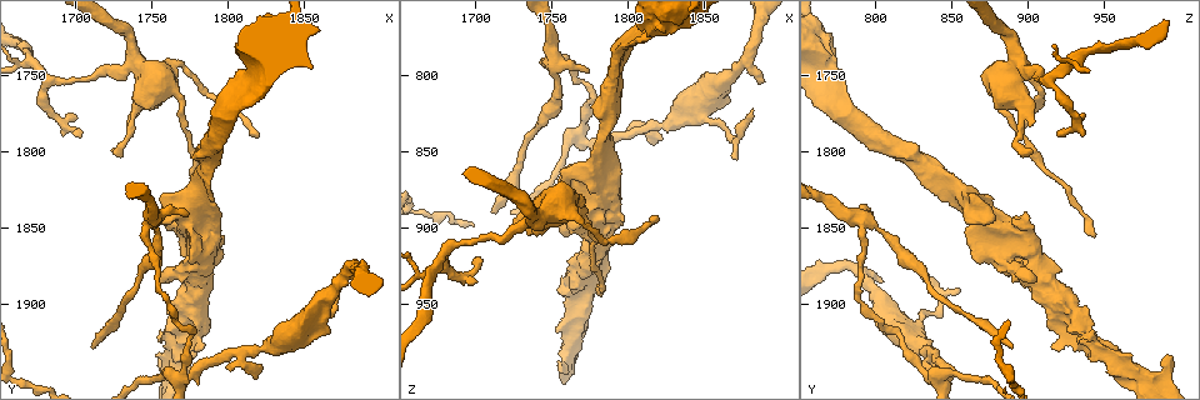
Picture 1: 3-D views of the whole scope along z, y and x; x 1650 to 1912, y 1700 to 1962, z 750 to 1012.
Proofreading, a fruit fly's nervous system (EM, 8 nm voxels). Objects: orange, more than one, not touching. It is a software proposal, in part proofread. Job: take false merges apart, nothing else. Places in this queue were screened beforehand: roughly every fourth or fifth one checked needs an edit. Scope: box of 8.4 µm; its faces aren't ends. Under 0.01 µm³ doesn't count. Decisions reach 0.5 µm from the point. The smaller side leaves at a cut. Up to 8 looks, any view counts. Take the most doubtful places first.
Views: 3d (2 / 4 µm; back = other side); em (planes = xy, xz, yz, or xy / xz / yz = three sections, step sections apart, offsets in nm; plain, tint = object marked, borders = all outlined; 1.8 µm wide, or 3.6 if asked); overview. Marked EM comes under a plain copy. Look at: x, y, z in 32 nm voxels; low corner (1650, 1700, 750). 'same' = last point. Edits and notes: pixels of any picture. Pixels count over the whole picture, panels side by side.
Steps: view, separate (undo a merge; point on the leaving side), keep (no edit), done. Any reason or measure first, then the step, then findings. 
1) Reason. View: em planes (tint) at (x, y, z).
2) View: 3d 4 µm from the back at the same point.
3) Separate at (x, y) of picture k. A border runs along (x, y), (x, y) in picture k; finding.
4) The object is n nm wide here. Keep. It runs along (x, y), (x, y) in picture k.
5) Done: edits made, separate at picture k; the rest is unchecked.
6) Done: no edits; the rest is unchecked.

Thick turns thin. View: em yz step 4 (tint) at (1746, 1844, 792).

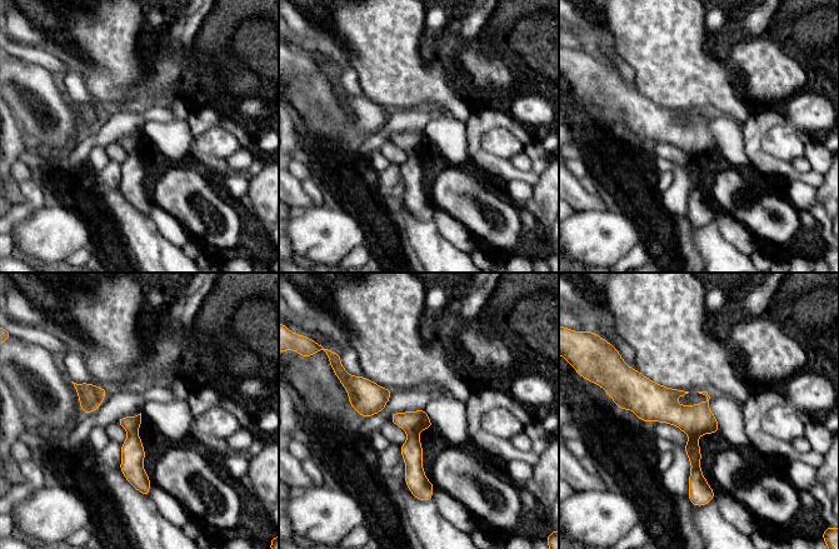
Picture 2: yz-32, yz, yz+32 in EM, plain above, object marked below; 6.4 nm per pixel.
Separate at (410, 422) of picture 2. A second neuron is stuck on.

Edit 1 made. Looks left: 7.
Arms part here. View: em planes (tint) at (1814, 1932, 832).

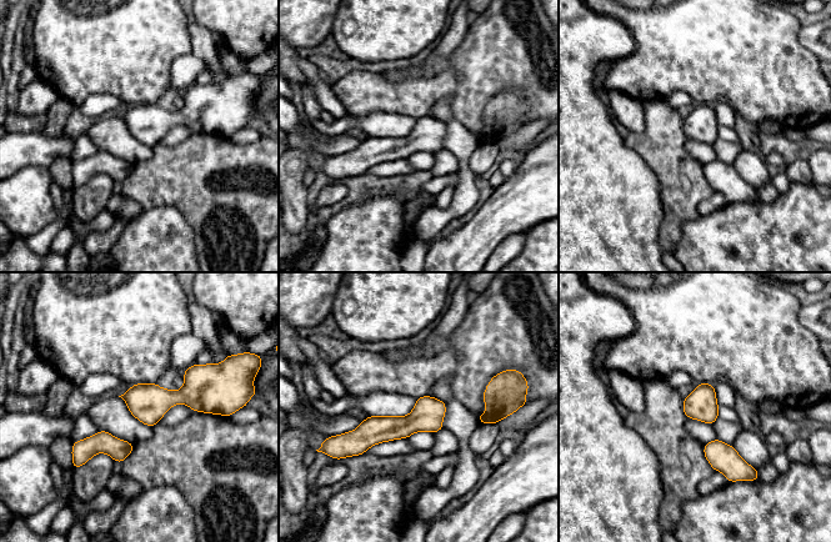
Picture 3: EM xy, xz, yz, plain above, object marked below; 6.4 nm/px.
Keep. It runs along (442, 407), (409, 425), (349, 438) in picture 3; all the same neuron.

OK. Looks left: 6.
Thick turns thin. View: em xy step 4 (tint) at (1768, 1766, 882).

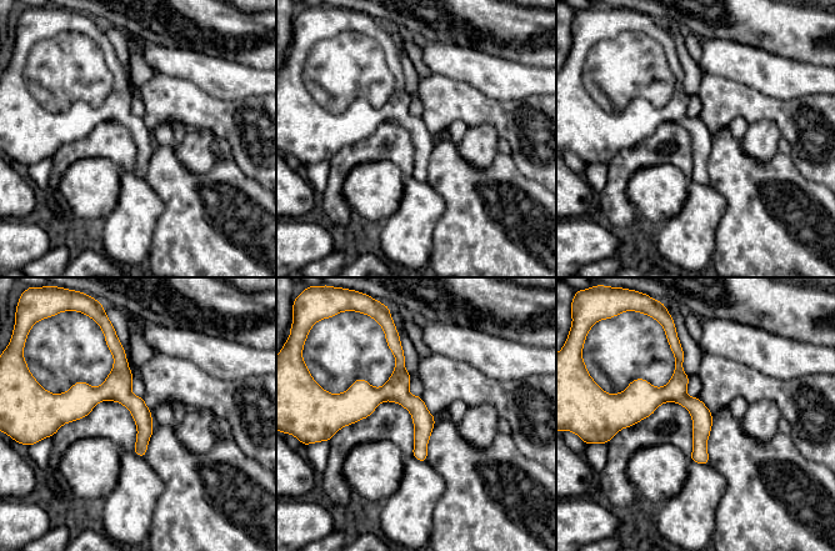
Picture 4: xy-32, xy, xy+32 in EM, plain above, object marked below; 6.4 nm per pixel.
View: em planes (tint) at the same point.

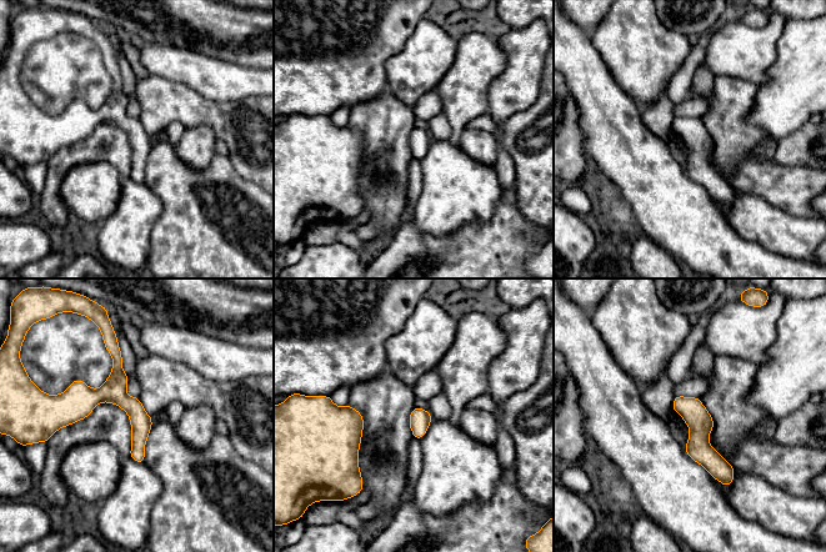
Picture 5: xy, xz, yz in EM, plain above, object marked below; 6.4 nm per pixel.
Keep. It runs along (677, 399), (727, 482) in picture 5; continuous, no second neuron.

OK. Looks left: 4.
Done: edits made, separate at picture 2; the rest is unchecked.

